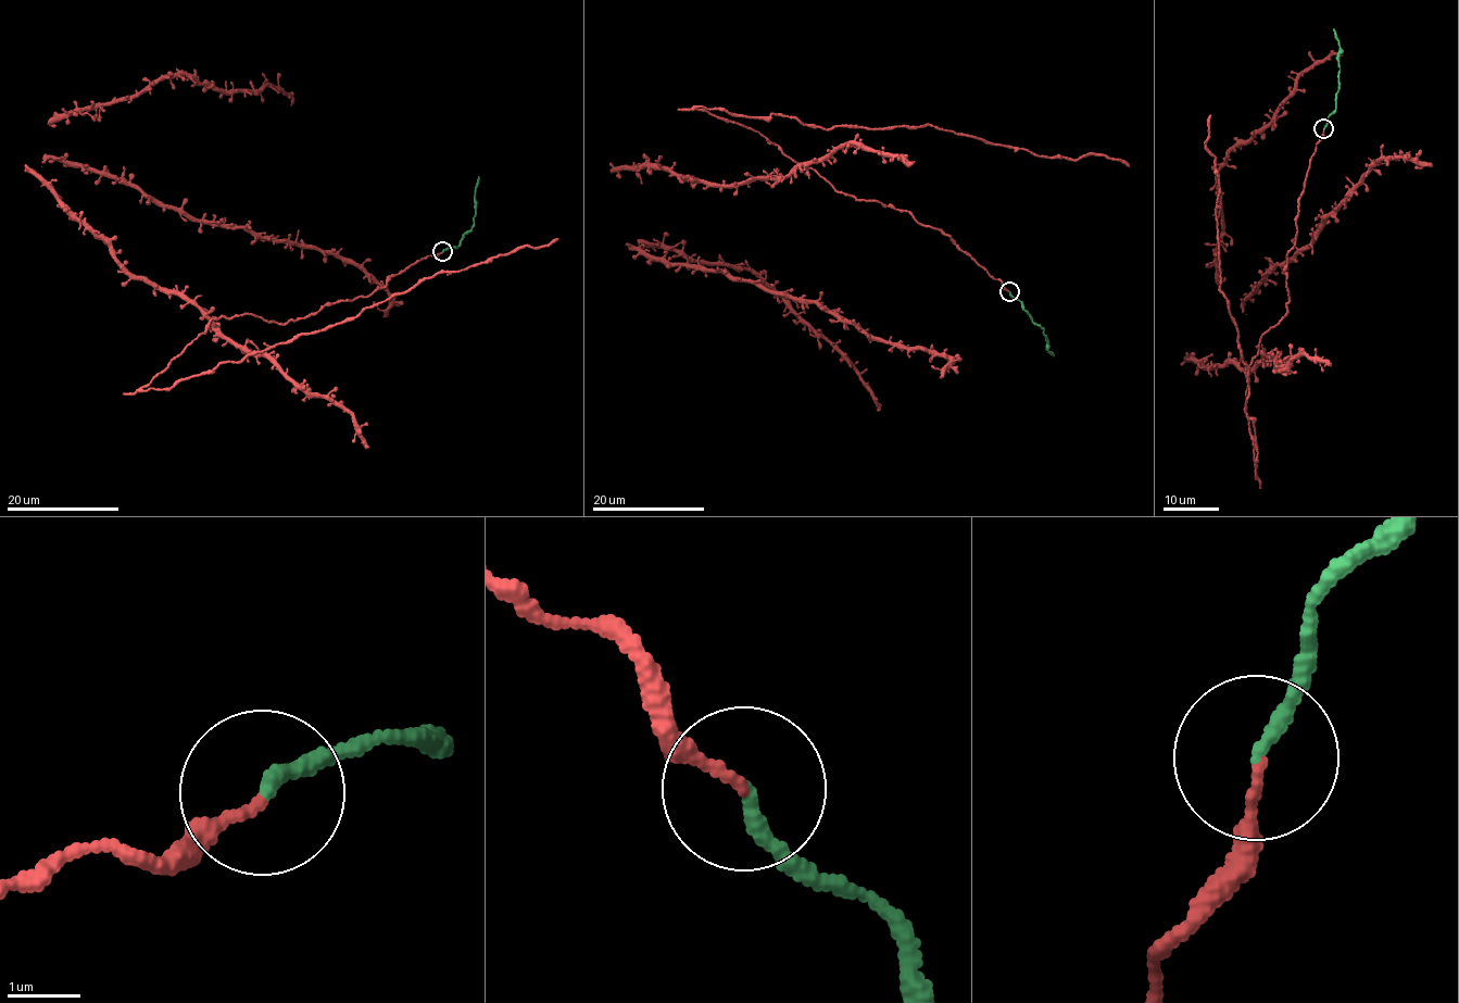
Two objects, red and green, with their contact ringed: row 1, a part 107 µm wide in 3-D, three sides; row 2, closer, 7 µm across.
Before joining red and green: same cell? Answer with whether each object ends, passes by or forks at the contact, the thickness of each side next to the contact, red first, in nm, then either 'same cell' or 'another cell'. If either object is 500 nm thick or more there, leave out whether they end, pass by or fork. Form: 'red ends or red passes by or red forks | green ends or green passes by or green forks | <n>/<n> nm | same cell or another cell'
red ends | green ends | 130/200 nm | same cell

